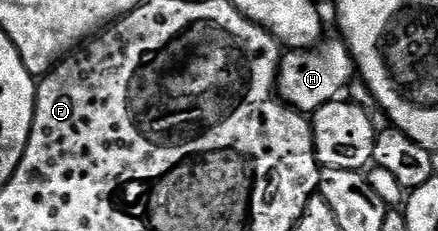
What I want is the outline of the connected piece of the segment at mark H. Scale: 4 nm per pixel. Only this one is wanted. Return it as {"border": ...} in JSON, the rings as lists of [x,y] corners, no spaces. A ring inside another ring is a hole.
{"border":[[[325,38],[306,51],[285,50],[276,68],[276,89],[279,98],[301,113],[317,111],[322,105],[341,98],[344,86],[357,74],[356,63],[343,38]]]}

